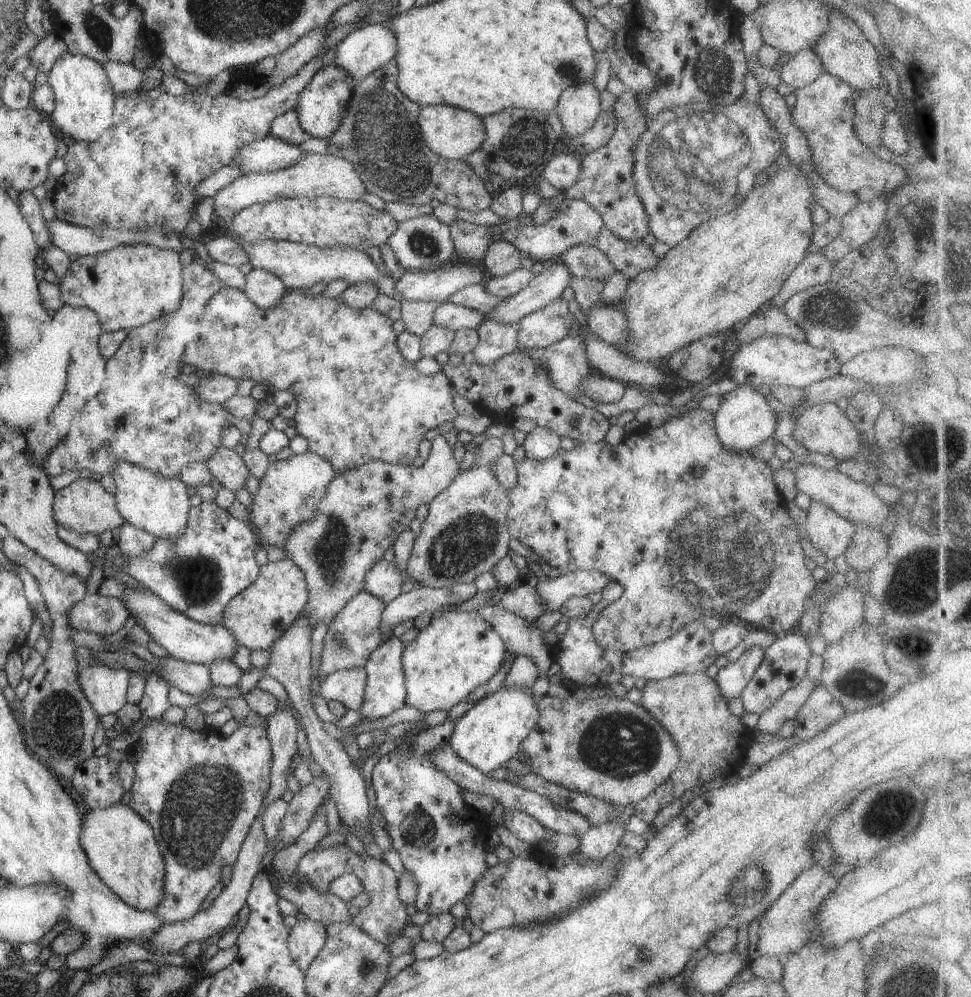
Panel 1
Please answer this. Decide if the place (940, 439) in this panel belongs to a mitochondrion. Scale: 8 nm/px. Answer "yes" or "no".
yes

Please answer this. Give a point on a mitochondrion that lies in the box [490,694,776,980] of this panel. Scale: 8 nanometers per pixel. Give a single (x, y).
(622, 745)

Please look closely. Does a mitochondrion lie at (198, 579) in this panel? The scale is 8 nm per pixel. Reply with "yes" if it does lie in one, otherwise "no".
yes

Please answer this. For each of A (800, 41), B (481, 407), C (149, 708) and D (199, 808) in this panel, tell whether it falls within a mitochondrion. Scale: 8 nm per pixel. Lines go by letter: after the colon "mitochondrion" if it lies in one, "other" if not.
A: other
B: other
C: other
D: mitochondrion

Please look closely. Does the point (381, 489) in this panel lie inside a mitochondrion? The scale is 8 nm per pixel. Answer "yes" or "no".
no

